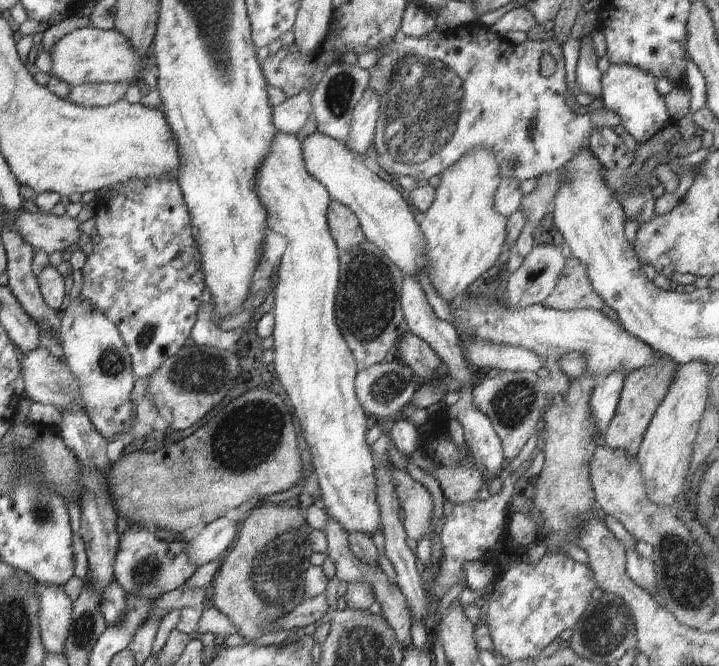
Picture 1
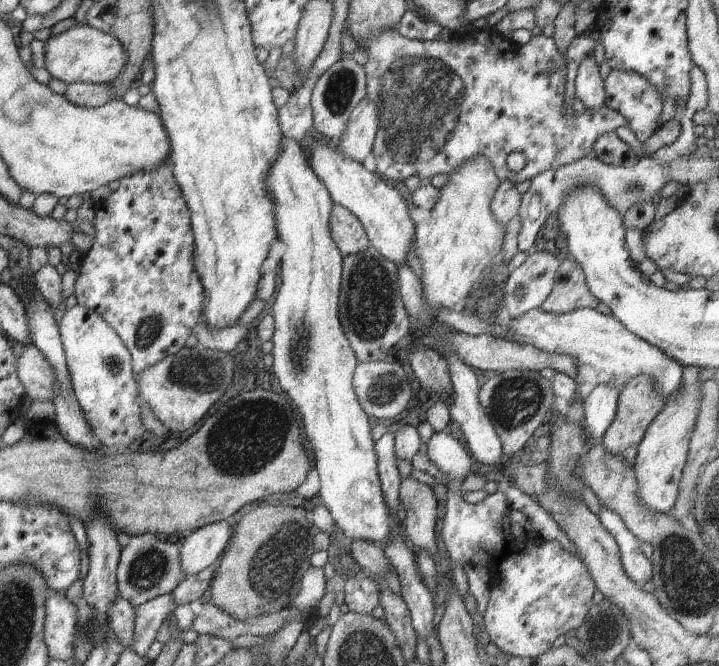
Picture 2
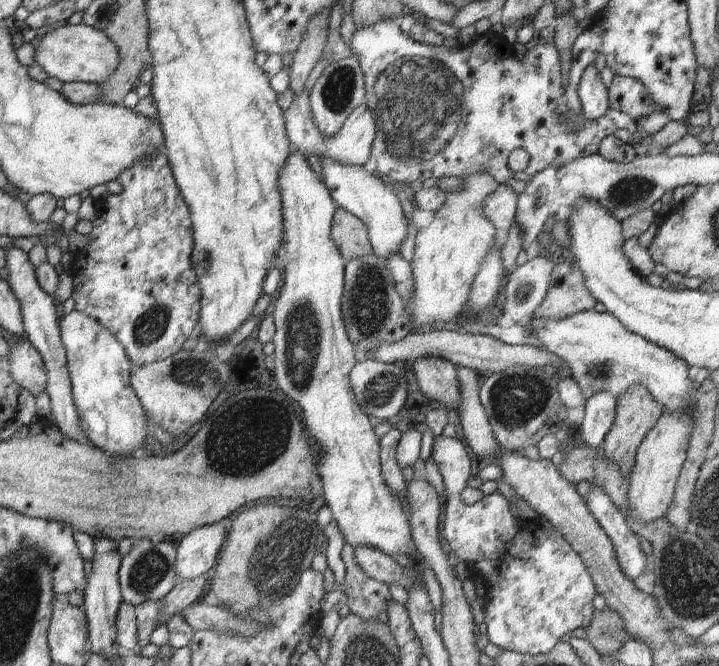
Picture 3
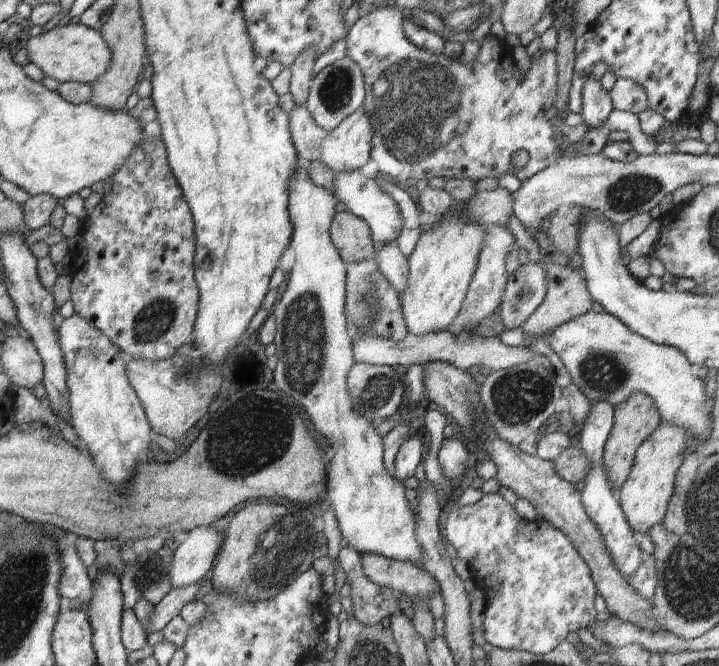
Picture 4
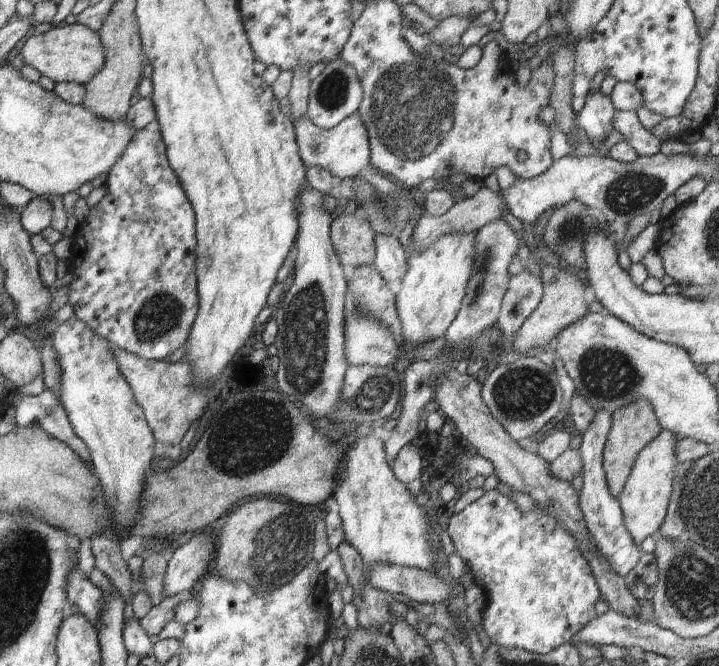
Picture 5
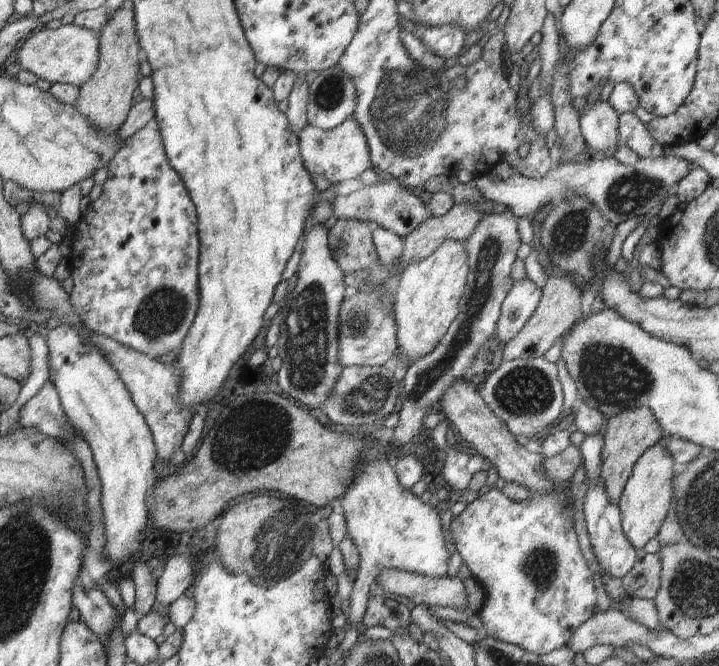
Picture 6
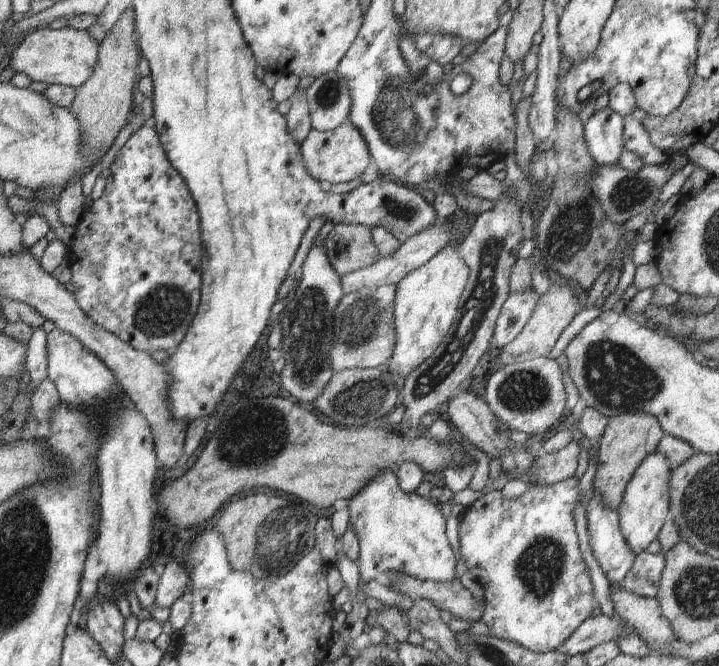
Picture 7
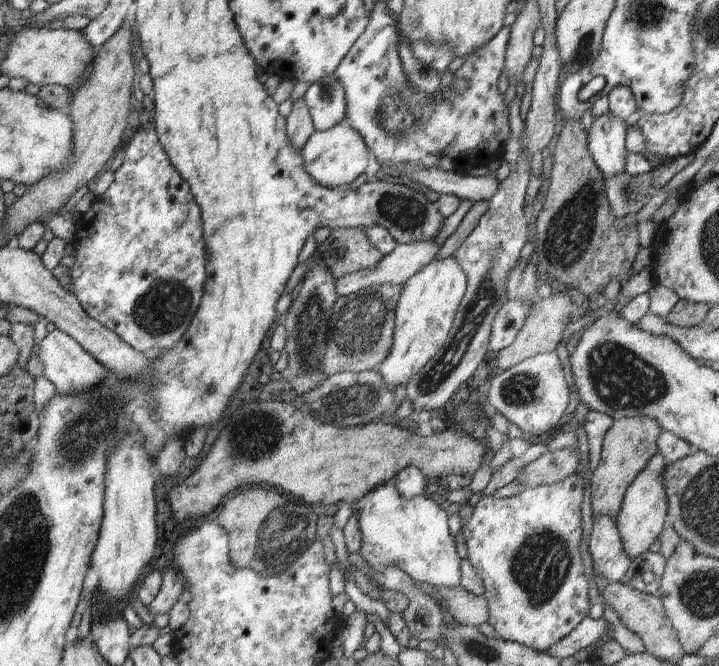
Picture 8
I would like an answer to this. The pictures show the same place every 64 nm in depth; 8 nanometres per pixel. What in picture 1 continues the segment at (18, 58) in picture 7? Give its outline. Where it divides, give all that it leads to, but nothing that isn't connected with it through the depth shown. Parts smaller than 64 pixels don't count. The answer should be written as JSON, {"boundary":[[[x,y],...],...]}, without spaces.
{"boundary":[[[86,27],[65,35],[49,50],[52,59],[51,76],[64,80],[66,84],[81,85],[84,83],[129,83],[139,82],[142,69],[142,59],[137,55],[130,41],[116,29],[99,29]]]}

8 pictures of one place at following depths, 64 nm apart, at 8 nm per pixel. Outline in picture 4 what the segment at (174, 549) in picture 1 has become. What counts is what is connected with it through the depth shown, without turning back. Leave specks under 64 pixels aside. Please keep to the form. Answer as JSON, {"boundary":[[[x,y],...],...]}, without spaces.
{"boundary":[[[162,545],[156,552],[145,550],[134,562],[124,563],[119,581],[126,608],[132,609],[142,599],[158,604],[170,592],[173,587],[170,576],[173,552]]]}

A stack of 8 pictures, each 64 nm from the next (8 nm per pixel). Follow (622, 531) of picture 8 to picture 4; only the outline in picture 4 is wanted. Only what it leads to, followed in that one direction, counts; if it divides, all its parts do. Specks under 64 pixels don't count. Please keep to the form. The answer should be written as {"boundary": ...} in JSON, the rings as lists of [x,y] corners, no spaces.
{"boundary":[[[662,419],[659,427],[638,447],[629,477],[618,492],[619,503],[634,533],[646,534],[651,526],[663,522],[674,492],[678,469],[685,459],[685,447],[689,438],[685,428],[676,427]]]}

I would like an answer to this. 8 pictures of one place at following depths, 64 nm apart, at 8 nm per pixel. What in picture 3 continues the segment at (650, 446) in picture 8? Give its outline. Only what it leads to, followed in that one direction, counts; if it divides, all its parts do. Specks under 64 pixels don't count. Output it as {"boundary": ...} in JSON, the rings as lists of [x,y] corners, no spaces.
{"boundary":[[[634,385],[618,396],[615,419],[607,432],[602,449],[605,455],[617,464],[625,477],[630,476],[640,443],[644,440],[646,433],[659,421],[663,411],[661,404],[653,398],[645,386]]]}

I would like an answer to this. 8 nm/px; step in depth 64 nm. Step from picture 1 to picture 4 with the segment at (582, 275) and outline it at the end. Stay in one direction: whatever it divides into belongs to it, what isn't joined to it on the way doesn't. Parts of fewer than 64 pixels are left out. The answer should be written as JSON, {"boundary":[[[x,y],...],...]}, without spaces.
{"boundary":[[[546,262],[545,270],[547,293],[541,305],[525,320],[522,328],[526,334],[542,337],[558,325],[564,324],[577,316],[586,314],[592,308],[593,299],[588,292],[586,281],[580,277],[579,271],[568,266]]]}

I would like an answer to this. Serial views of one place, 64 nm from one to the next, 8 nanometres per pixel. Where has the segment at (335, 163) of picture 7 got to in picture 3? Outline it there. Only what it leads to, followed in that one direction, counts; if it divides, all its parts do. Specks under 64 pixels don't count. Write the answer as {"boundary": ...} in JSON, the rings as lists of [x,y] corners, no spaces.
{"boundary":[[[319,58],[319,61],[314,65],[309,77],[306,79],[303,91],[294,95],[289,108],[283,112],[284,126],[294,150],[302,153],[304,158],[307,158],[309,154],[316,154],[320,158],[328,157],[340,164],[364,166],[368,156],[371,155],[372,143],[376,132],[376,121],[372,110],[367,107],[367,104],[357,106],[348,115],[342,128],[334,136],[322,134],[315,125],[312,116],[309,105],[311,88],[316,84],[316,81],[322,76],[323,70],[330,63],[326,58]]]}

